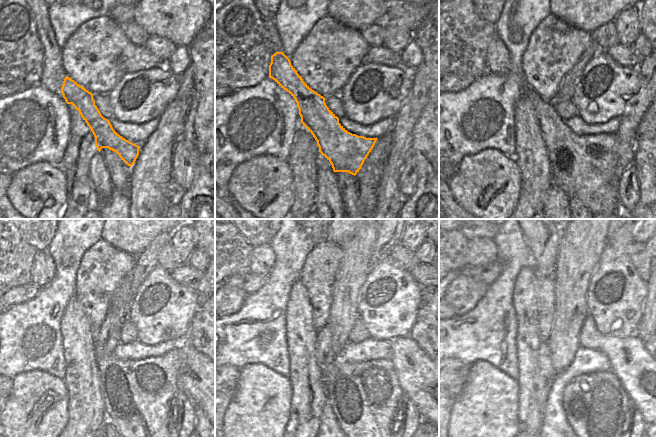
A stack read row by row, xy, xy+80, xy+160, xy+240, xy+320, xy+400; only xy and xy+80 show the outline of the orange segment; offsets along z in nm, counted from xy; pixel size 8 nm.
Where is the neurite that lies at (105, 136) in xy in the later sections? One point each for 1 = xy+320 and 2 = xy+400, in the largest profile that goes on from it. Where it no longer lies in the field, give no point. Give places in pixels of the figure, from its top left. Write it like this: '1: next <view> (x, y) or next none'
1: next xy+320 (364, 395)
2: next xy+400 (597, 405)

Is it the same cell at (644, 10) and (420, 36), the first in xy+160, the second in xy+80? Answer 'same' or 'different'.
same

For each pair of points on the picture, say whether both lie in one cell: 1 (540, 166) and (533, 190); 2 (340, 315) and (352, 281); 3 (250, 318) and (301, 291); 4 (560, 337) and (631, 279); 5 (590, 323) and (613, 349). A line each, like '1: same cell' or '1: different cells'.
1: same cell
2: same cell
3: different cells
4: different cells
5: same cell

